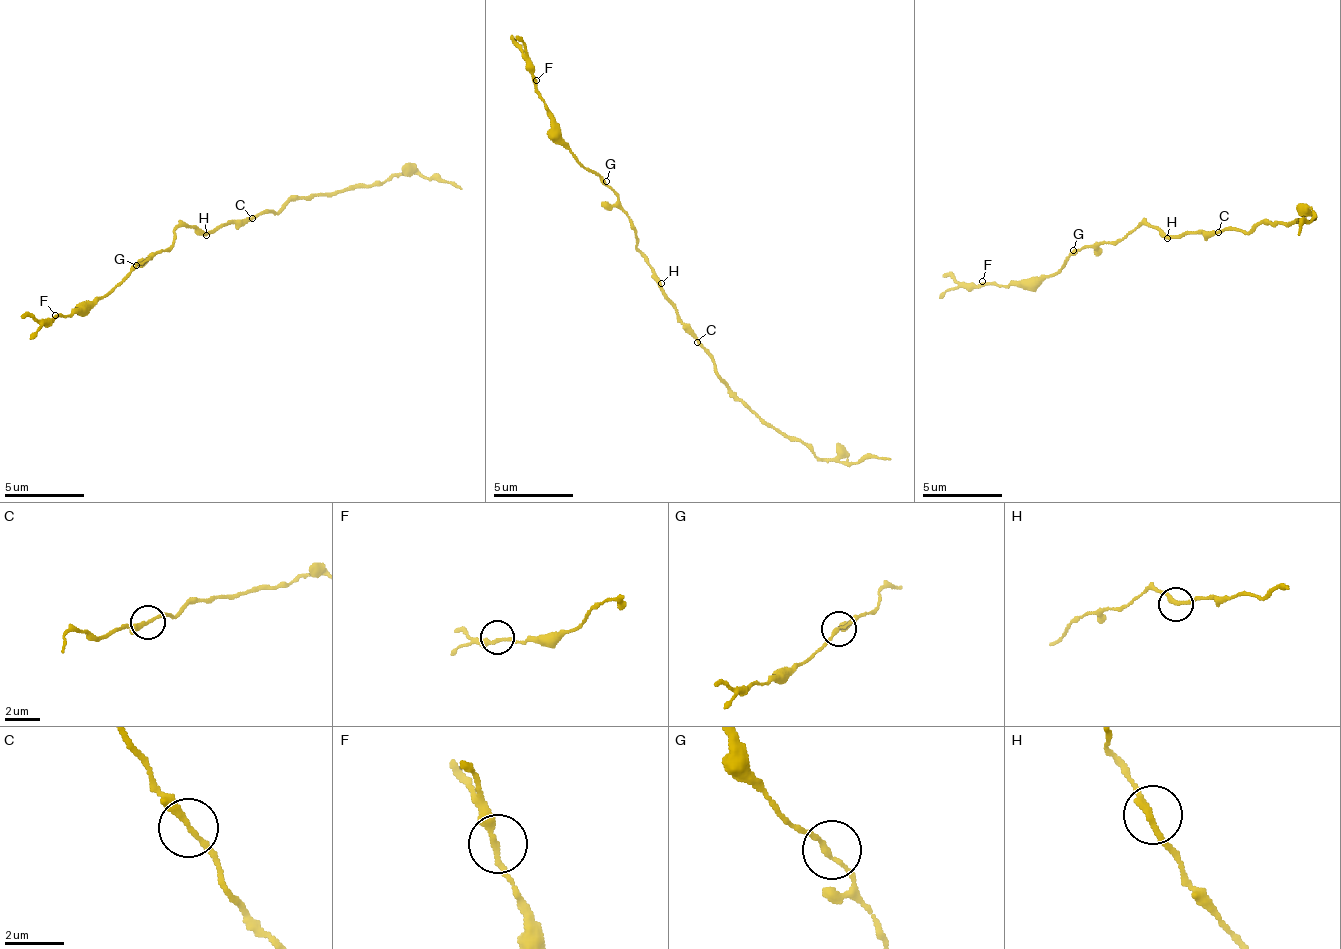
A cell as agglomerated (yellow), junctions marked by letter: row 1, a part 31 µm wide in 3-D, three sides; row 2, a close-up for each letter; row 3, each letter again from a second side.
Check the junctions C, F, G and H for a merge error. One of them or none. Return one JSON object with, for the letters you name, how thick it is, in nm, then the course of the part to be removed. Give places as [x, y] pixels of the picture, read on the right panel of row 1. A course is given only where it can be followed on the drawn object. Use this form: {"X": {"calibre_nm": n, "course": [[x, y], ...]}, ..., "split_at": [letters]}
{"split_at": []}

